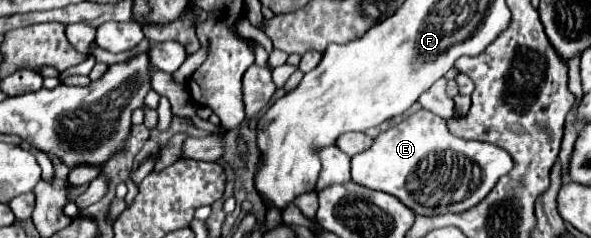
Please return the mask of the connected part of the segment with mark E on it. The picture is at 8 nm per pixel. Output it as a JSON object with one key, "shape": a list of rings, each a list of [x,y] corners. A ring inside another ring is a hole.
{"shape":[[[421,109],[409,115],[399,125],[379,133],[367,151],[351,157],[351,181],[367,189],[377,189],[397,197],[401,203],[411,207],[417,215],[443,215],[443,213],[461,213],[467,211],[469,207],[475,207],[495,187],[499,177],[511,171],[511,167],[513,167],[513,157],[499,145],[453,137],[445,127],[445,119],[433,115],[431,111]]]}

